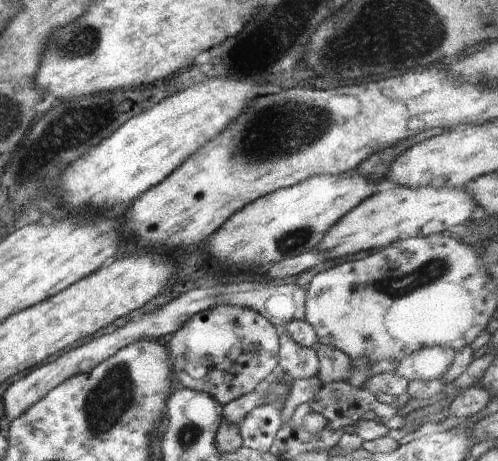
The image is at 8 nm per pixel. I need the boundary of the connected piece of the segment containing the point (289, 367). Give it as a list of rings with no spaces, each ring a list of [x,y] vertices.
[[[277,326],[279,334],[279,364],[293,379],[309,379],[317,376],[320,363],[317,352],[312,347],[300,346],[285,331],[285,326]]]

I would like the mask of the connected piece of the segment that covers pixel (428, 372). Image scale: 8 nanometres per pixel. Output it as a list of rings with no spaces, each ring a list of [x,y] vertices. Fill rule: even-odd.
[[[429,346],[405,356],[394,372],[408,382],[441,379],[453,361],[454,351],[441,346]]]

